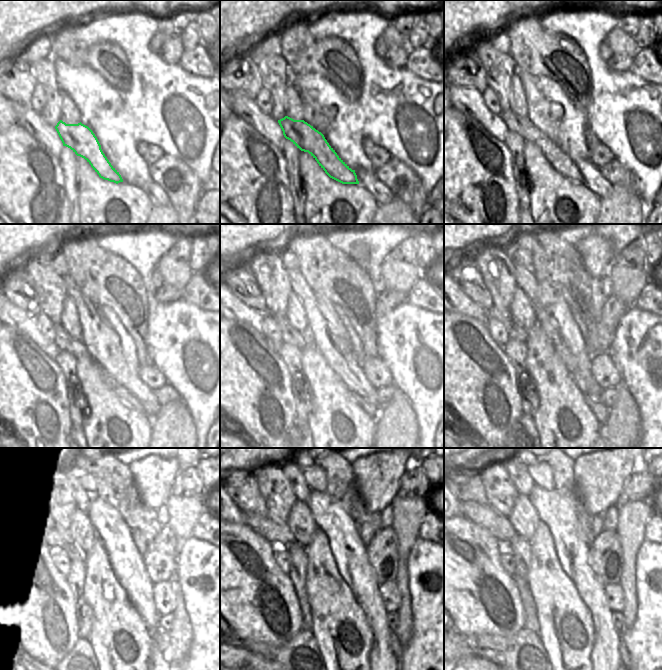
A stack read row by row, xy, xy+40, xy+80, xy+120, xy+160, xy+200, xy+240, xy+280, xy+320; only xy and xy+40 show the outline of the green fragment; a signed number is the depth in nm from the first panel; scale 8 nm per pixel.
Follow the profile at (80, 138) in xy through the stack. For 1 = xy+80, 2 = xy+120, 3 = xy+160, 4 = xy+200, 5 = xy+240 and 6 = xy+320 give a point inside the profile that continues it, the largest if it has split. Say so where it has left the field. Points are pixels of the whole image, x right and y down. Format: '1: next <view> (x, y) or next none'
1: next xy+80 (521, 125)
2: next xy+120 (64, 342)
3: next xy+160 (289, 335)
4: next xy+200 (515, 332)
5: next xy+240 (45, 535)
6: next xy+320 (483, 515)

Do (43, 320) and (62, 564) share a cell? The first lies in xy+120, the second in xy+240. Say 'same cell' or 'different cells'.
same cell

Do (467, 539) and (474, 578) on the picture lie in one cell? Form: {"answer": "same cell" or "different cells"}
{"answer": "same cell"}

